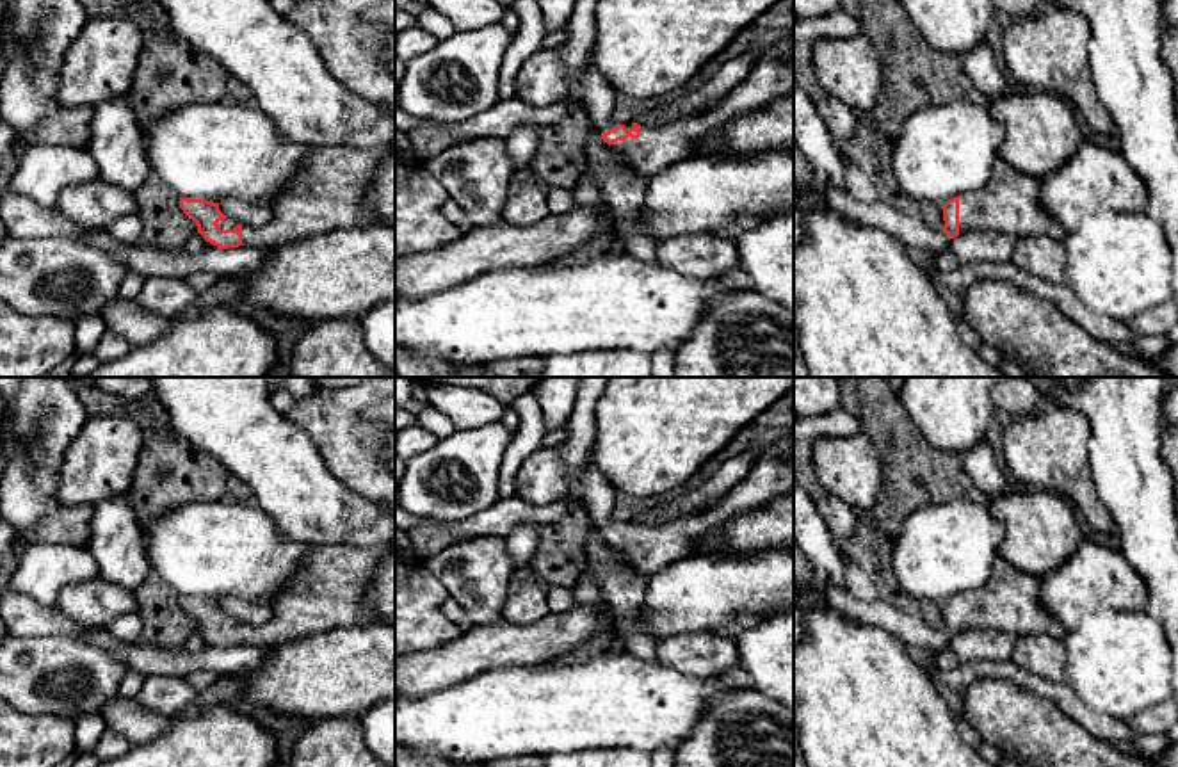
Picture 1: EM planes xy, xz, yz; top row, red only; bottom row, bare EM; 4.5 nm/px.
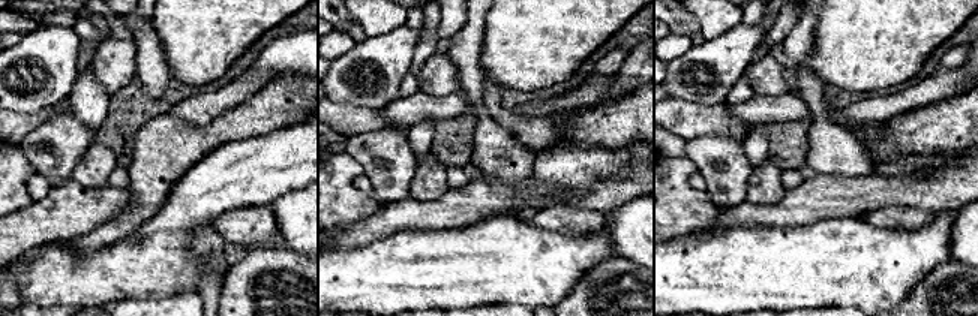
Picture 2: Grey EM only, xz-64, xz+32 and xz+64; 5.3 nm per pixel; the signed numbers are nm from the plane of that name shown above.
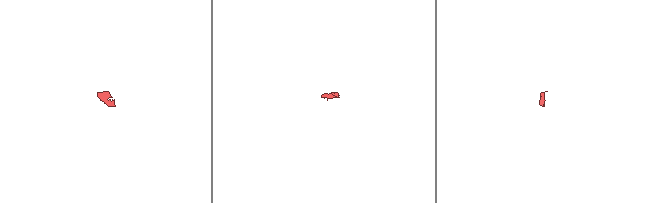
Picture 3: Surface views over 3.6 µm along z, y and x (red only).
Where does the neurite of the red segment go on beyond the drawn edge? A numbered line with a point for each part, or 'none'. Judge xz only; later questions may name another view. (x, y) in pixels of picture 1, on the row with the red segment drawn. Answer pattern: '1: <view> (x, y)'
1: xz (598, 102)
2: xz (659, 148)

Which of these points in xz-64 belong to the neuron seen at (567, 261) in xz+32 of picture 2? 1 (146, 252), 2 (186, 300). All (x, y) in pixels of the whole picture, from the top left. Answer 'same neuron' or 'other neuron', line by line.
1: same neuron
2: other neuron

